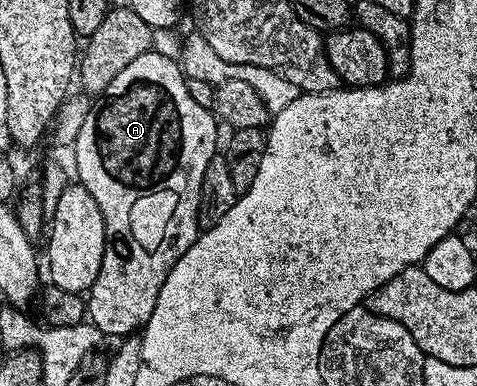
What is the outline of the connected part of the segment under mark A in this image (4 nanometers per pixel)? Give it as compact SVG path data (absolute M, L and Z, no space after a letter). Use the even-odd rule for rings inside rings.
M154 52L137 57L131 64L121 68L117 76L113 76L109 86L103 93L94 99L93 105L84 116L84 123L81 124L80 131L73 145L75 152L75 170L79 173L77 178L78 185L83 186L97 200L97 208L101 208L101 216L105 220L105 256L101 260L101 272L97 272L97 280L89 288L86 295L87 318L89 322L97 327L103 336L109 334L119 334L118 336L131 336L136 332L142 331L146 326L149 316L153 316L153 308L157 304L157 296L161 292L161 284L165 284L165 276L185 256L185 252L201 233L199 225L199 197L201 196L201 180L205 176L205 168L209 168L209 160L216 157L217 150L215 145L219 142L219 130L217 118L210 109L197 104L193 97L189 96L186 87L187 78L185 77L180 63L167 56L159 55Z

